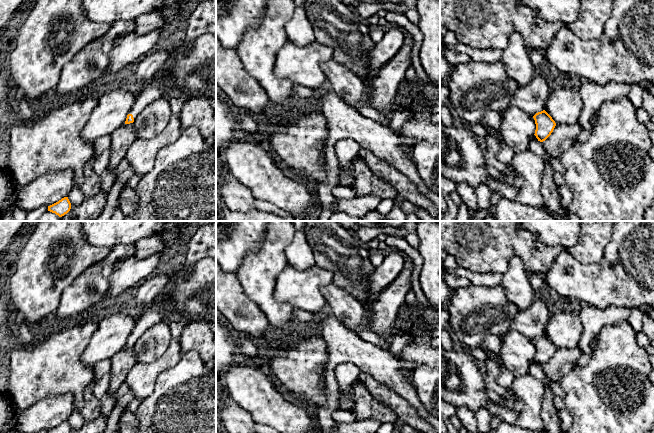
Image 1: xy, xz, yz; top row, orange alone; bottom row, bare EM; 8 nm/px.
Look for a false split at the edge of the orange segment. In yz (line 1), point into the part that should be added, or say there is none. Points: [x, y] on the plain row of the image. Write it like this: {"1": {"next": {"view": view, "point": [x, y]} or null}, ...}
{"1": {"next": null}}

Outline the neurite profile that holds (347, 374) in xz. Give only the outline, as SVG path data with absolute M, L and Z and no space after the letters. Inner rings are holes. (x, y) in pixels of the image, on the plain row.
M341 363L335 368L335 376L343 394L348 394L359 379L361 370L352 363Z

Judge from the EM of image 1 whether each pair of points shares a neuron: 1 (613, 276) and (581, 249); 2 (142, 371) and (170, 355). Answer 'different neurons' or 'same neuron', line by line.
1: different neurons
2: same neuron

